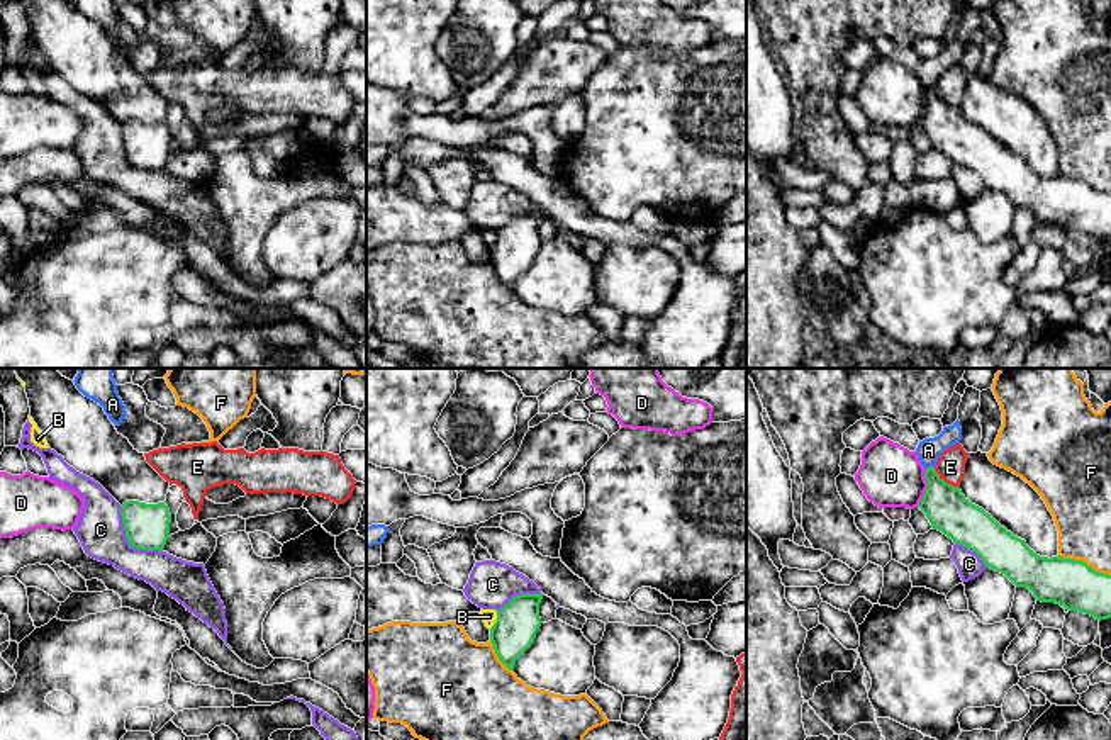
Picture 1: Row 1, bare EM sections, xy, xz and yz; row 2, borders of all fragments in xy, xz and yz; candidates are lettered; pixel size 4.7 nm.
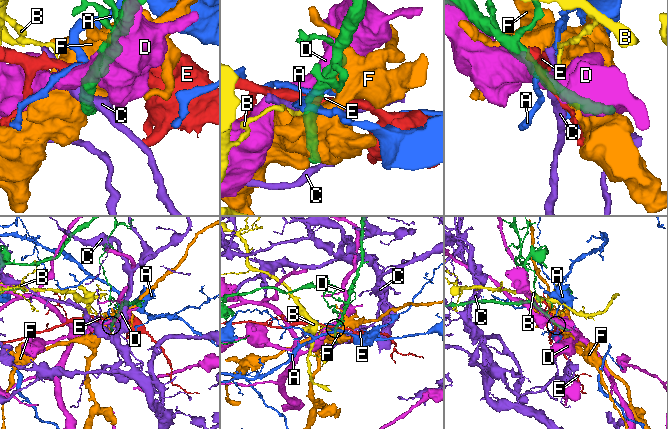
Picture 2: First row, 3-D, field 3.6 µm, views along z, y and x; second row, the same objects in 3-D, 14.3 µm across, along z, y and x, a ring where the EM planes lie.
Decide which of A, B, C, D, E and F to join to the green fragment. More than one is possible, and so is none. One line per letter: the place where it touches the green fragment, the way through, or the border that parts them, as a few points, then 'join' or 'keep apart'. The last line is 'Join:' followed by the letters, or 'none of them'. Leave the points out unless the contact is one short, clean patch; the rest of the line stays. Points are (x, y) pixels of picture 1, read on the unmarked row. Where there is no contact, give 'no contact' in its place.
A: contact yz (930, 87); border yz (933, 85), (926, 89); keep apart
B: contact xz (497, 240); keep apart
C: contact xy (128, 160); border xy (119, 126), (124, 156), (138, 168), (158, 168), (161, 172); keep apart
D: contact yz (928, 107); keep apart
E: contact yz (943, 100); border yz (933, 87), (947, 102), (959, 107); keep apart
F: contact yz (1084, 182); keep apart
Join: none of them

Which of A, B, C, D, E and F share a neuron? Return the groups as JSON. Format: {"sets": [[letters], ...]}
{"sets": [["A"], ["B"], ["C"], ["D"], ["E"], ["F"]]}

